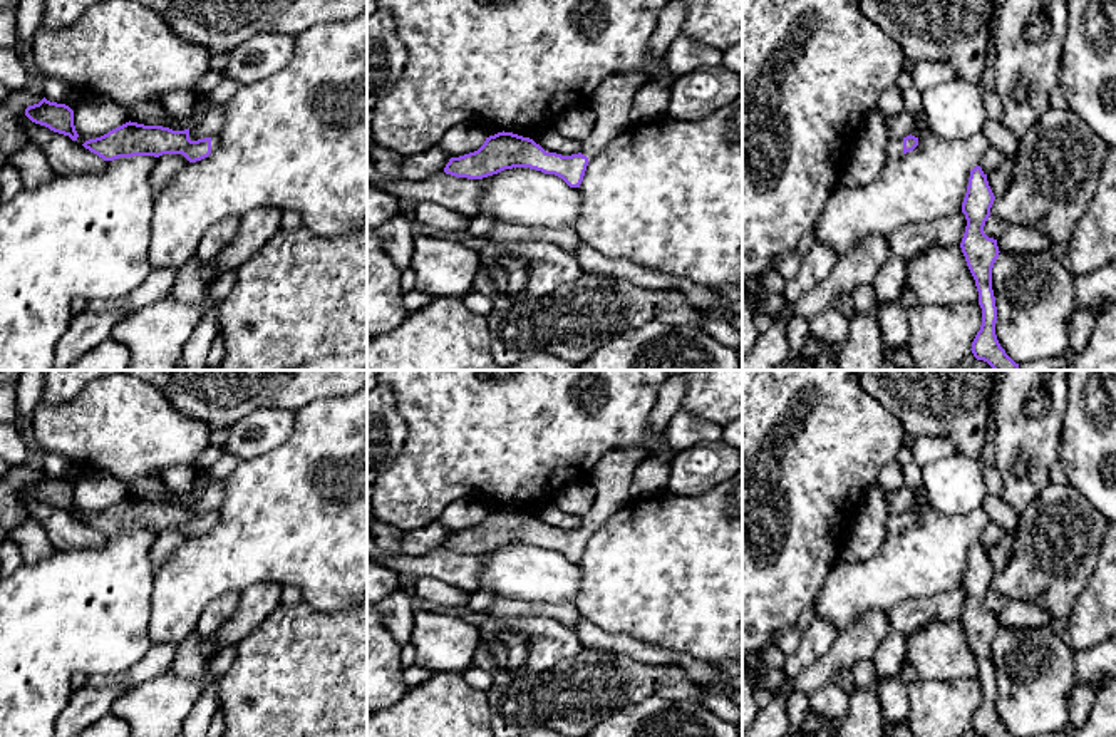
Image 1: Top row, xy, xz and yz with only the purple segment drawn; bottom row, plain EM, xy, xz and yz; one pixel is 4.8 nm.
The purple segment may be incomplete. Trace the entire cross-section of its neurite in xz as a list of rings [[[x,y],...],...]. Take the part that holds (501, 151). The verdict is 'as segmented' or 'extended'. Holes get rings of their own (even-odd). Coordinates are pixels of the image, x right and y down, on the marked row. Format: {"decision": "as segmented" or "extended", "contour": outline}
{"decision": "extended", "contour": [[[632,70],[612,75],[598,85],[590,102],[597,124],[578,154],[546,152],[533,139],[503,131],[486,137],[478,151],[451,157],[444,173],[456,178],[483,179],[504,169],[530,168],[555,174],[570,188],[580,188],[590,159],[632,124],[630,106],[645,82],[643,70]]]}

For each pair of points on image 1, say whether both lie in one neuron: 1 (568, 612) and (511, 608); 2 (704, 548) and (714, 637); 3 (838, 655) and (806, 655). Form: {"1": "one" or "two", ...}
{"1": "one", "2": "one", "3": "two"}

